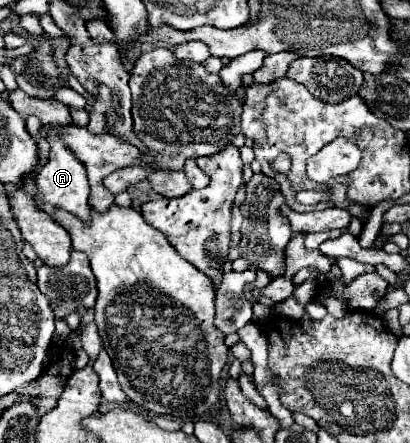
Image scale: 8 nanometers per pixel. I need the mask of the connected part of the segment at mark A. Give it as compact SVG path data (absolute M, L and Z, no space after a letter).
M53 130L47 140L51 144L51 158L49 158L49 162L41 168L41 172L35 178L37 192L41 194L41 200L43 200L45 210L59 210L61 208L61 210L67 210L67 212L75 214L83 222L89 222L91 208L87 204L87 198L89 198L89 182L87 182L85 166L71 154L69 148L63 146L61 138L57 136L57 130Z

